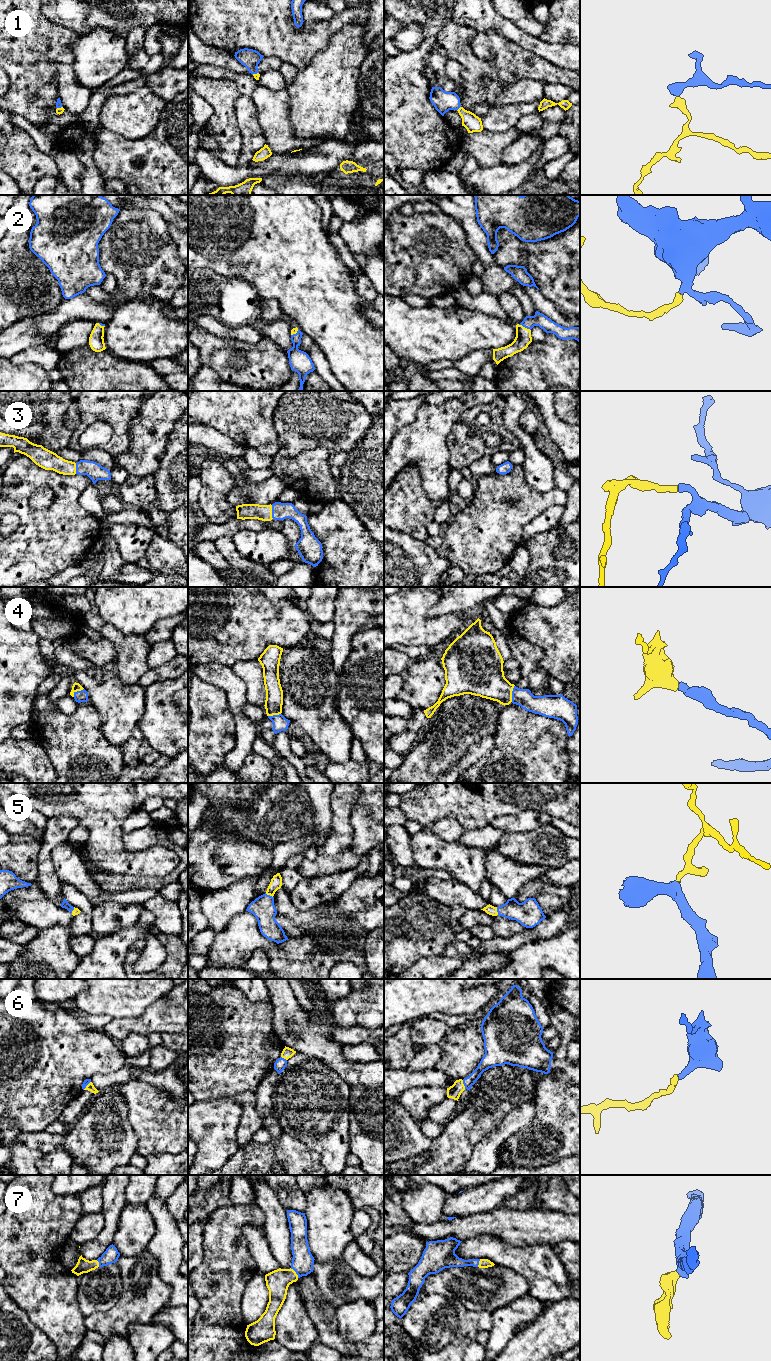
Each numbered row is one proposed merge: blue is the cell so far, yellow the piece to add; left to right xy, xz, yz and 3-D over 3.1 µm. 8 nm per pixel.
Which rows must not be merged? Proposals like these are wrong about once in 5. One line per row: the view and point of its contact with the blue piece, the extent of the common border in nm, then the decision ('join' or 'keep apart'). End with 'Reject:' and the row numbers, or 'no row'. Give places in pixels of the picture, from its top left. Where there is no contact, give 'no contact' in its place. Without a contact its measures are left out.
1: yz (459, 107) | 50 nm | join
2: yz (524, 326) | 120 nm | join
3: xz (272, 512) | 110 nm | join
4: yz (512, 693) | 140 nm | join
5: yz (497, 911) | 70 nm | join
6: yz (463, 1083) | 80 nm | join
7: xz (295, 1271) | 100 nm | join
Reject: no row

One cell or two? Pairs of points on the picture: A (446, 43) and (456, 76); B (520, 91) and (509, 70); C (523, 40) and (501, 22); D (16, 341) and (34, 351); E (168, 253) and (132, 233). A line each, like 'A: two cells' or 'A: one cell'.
A: two cells
B: two cells
C: one cell
D: two cells
E: one cell

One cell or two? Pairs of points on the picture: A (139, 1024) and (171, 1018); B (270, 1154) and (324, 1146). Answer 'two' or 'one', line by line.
A: one
B: two

